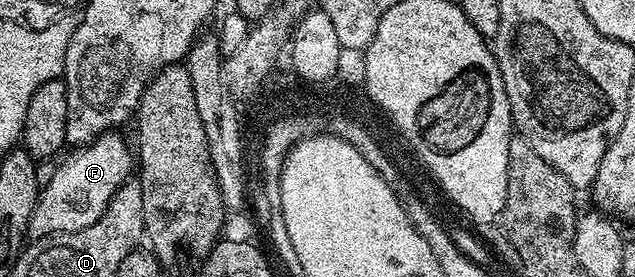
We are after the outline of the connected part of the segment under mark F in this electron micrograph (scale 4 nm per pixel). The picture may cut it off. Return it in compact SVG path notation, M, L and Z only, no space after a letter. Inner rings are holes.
M109 132L100 134L89 142L87 146L82 146L71 151L72 155L63 163L57 165L50 184L46 184L40 191L40 201L37 202L34 212L28 221L29 239L51 238L53 234L73 234L82 228L90 228L108 210L108 205L112 202L112 197L124 182L129 181L134 174L134 150L128 147L126 139L120 132Z

